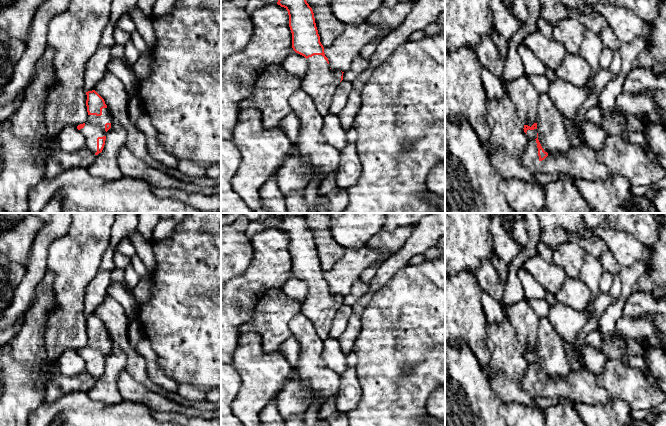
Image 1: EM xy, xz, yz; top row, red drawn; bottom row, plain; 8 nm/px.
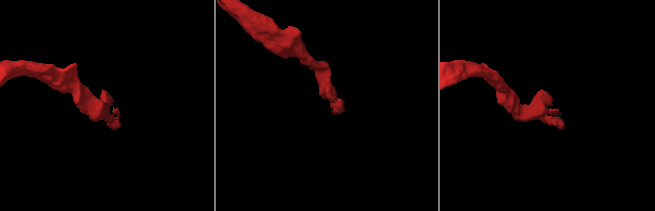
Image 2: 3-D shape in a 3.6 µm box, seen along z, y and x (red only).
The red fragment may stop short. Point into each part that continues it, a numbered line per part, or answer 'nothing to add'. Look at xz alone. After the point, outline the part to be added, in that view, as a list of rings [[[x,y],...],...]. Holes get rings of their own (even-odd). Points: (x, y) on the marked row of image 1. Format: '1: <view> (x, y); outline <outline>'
1: xz (320, 82); outline [[[322,55],[307,58],[307,64],[301,89],[312,97],[318,112],[325,117],[330,113],[332,97],[341,81],[342,72],[332,70]]]

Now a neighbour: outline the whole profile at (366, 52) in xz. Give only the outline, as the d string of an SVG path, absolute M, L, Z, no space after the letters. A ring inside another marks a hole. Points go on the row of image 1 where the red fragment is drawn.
M381 38L375 39L374 41L372 41L370 44L365 45L361 51L360 51L360 55L364 58L370 58L371 55L375 52L376 50L376 46L379 44L379 42L381 41Z

